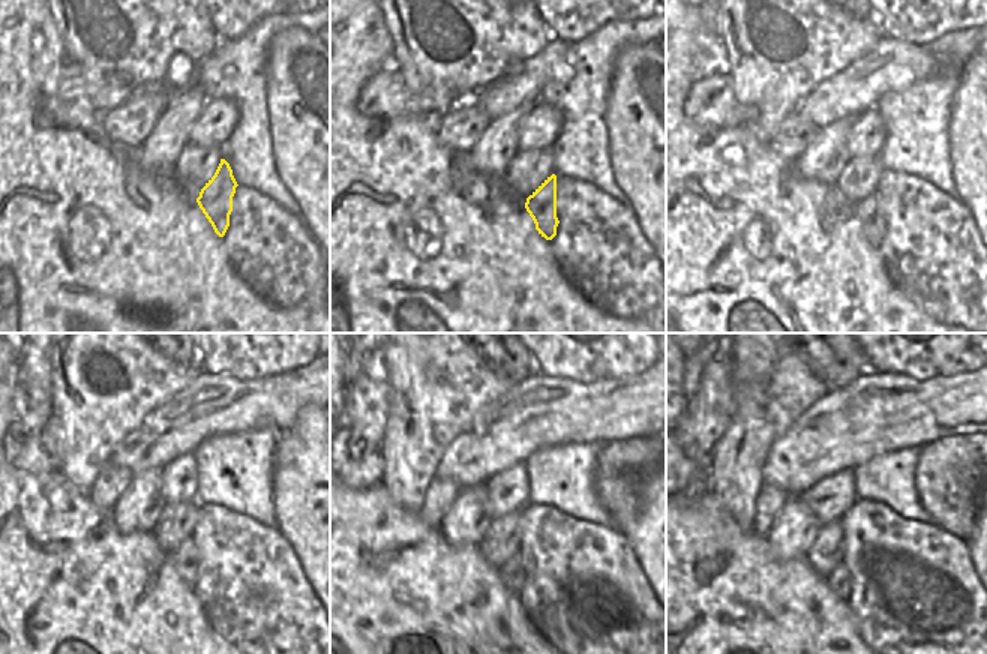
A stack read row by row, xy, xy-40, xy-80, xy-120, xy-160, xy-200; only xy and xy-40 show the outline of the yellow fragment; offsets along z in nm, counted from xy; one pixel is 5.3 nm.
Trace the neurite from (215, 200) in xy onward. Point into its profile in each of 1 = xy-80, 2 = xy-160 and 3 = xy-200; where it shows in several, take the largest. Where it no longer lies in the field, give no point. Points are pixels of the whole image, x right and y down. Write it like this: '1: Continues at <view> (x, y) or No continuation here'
1: Continues at xy-80 (867, 212)
2: Continues at xy-160 (510, 572)
3: Continues at xy-200 (839, 581).

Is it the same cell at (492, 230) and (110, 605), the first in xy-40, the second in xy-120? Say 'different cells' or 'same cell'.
same cell

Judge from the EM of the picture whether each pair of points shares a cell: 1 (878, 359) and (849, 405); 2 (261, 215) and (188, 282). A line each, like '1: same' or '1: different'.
1: different
2: different

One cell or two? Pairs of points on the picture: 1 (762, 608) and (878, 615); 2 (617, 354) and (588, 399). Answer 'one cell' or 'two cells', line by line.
1: two cells
2: two cells

